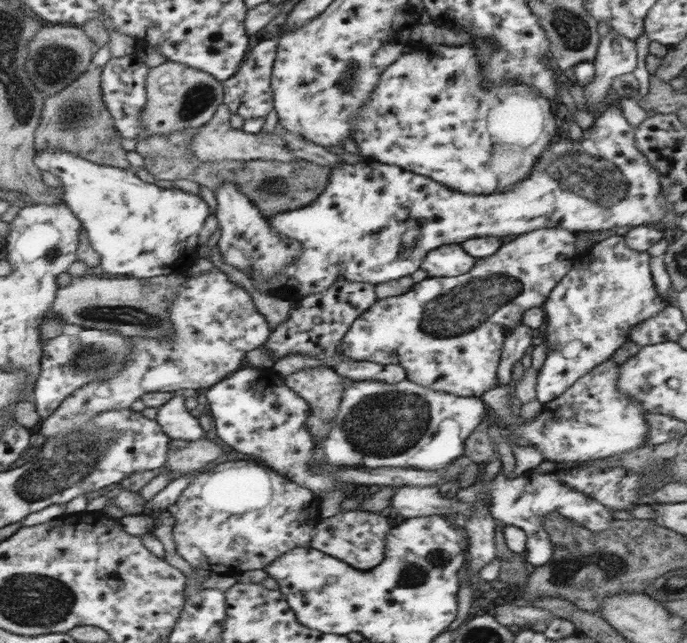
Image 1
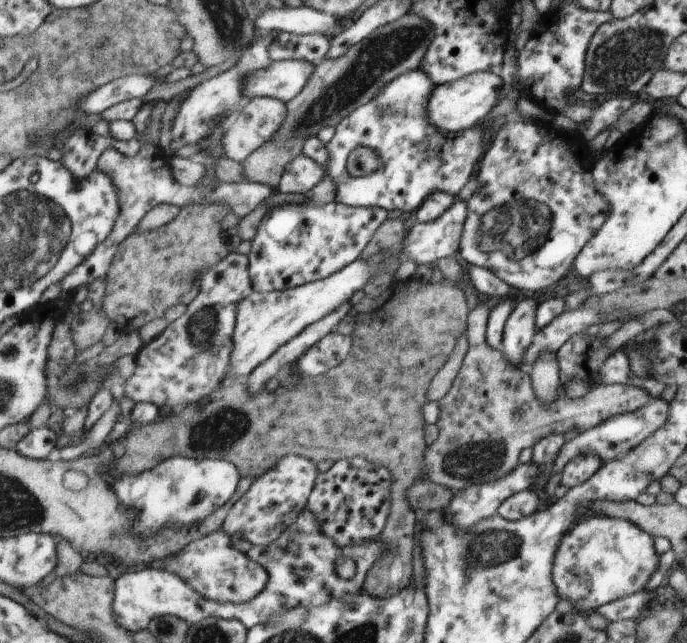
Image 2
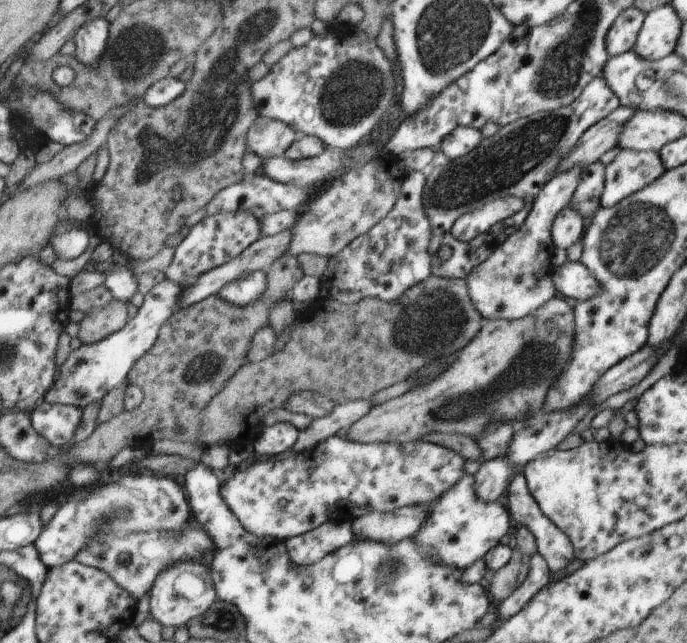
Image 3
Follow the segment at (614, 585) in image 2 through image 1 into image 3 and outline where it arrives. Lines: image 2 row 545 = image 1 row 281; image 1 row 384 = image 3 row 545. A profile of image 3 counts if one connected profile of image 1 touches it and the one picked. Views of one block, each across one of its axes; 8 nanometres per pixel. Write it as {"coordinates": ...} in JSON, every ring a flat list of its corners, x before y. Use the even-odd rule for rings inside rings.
{"coordinates":[[524,472,514,475,509,482,508,504,510,512,513,513,514,522,518,526,526,527,535,536,537,552,546,560,550,571,562,570,562,568,577,558,574,554,573,543,569,540,569,537,541,511,536,498,529,491]]}

